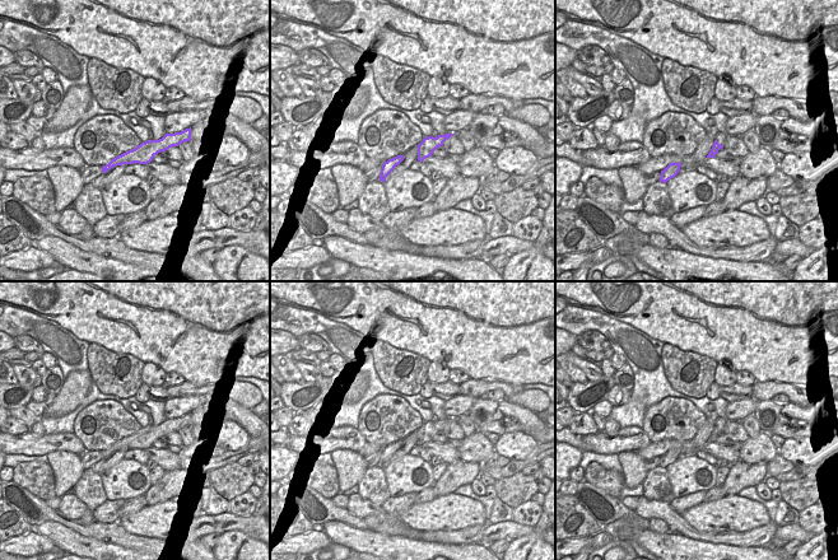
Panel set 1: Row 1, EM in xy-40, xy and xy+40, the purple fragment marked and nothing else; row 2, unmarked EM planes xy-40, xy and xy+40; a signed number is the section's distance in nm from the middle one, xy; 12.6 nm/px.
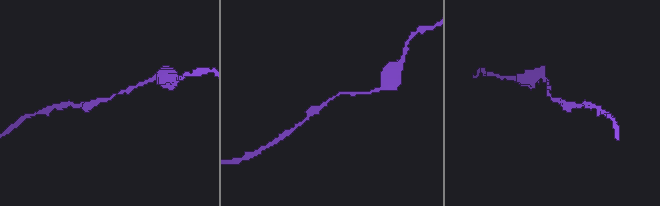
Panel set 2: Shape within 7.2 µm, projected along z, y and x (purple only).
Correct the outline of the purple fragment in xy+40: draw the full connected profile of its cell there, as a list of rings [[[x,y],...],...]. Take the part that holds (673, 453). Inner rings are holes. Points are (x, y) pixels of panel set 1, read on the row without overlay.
[[[670,448],[664,456],[661,456],[660,467],[666,468],[674,463],[680,456],[681,448]]]

